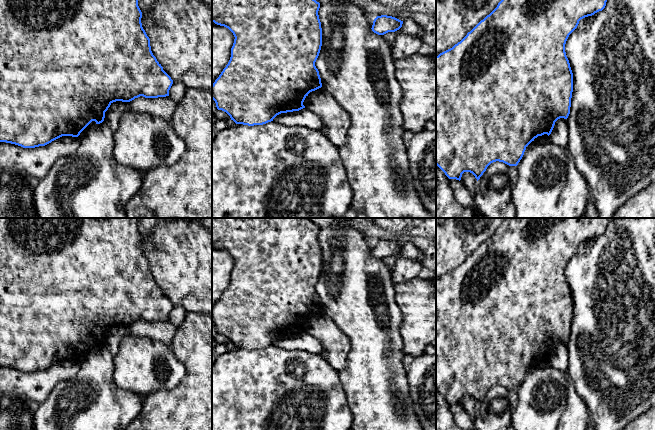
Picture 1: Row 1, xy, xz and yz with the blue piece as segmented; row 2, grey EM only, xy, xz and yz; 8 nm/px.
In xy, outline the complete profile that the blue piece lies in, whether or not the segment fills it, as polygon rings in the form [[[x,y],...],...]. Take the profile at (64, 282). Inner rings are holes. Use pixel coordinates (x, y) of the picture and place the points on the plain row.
[[[0,218],[0,366],[15,368],[23,372],[35,372],[45,370],[62,360],[80,361],[88,352],[104,345],[105,336],[113,326],[130,326],[140,320],[145,322],[169,320],[173,304],[163,294],[151,275],[150,263],[141,247],[142,236],[138,230],[138,221],[139,218]]]

